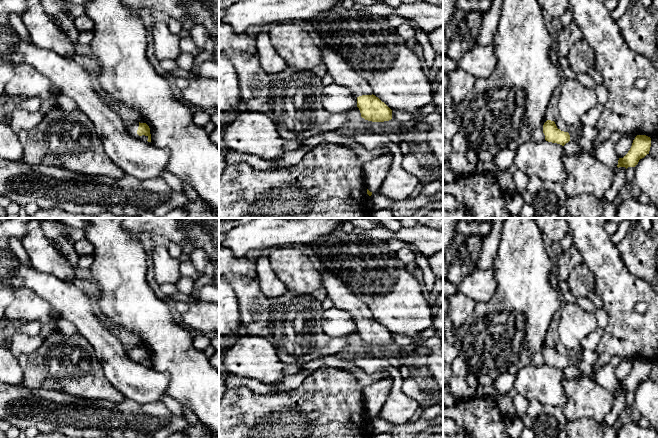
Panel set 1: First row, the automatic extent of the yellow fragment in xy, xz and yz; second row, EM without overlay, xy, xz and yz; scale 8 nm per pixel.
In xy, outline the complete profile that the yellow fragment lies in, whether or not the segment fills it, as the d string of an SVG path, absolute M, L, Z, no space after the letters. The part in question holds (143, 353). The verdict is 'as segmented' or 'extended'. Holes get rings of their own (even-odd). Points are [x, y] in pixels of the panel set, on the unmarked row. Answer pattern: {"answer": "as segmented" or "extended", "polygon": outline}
{"answer": "extended", "polygon": "M137 346L127 350L127 354L132 360L151 366L150 352L146 347Z"}

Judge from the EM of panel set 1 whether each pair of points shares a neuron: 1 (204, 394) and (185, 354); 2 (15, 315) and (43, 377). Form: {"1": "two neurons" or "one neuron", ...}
{"1": "one neuron", "2": "two neurons"}

